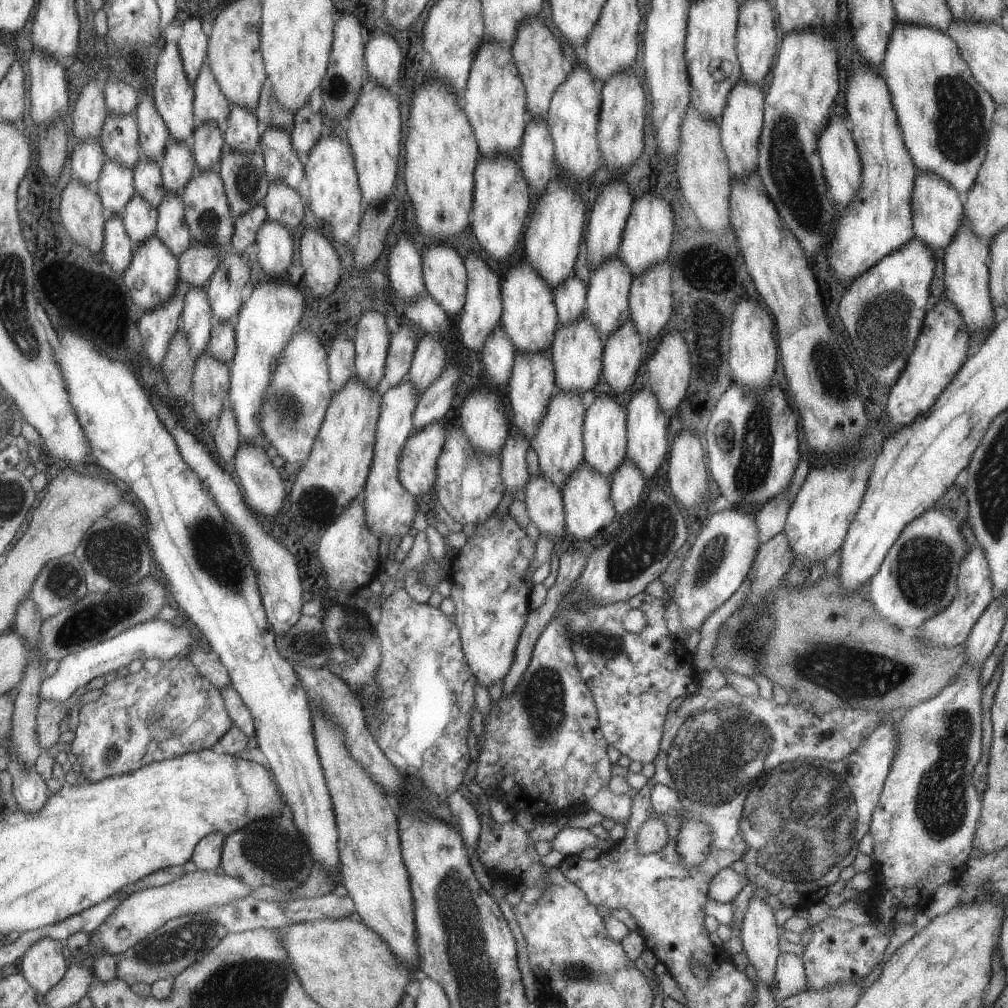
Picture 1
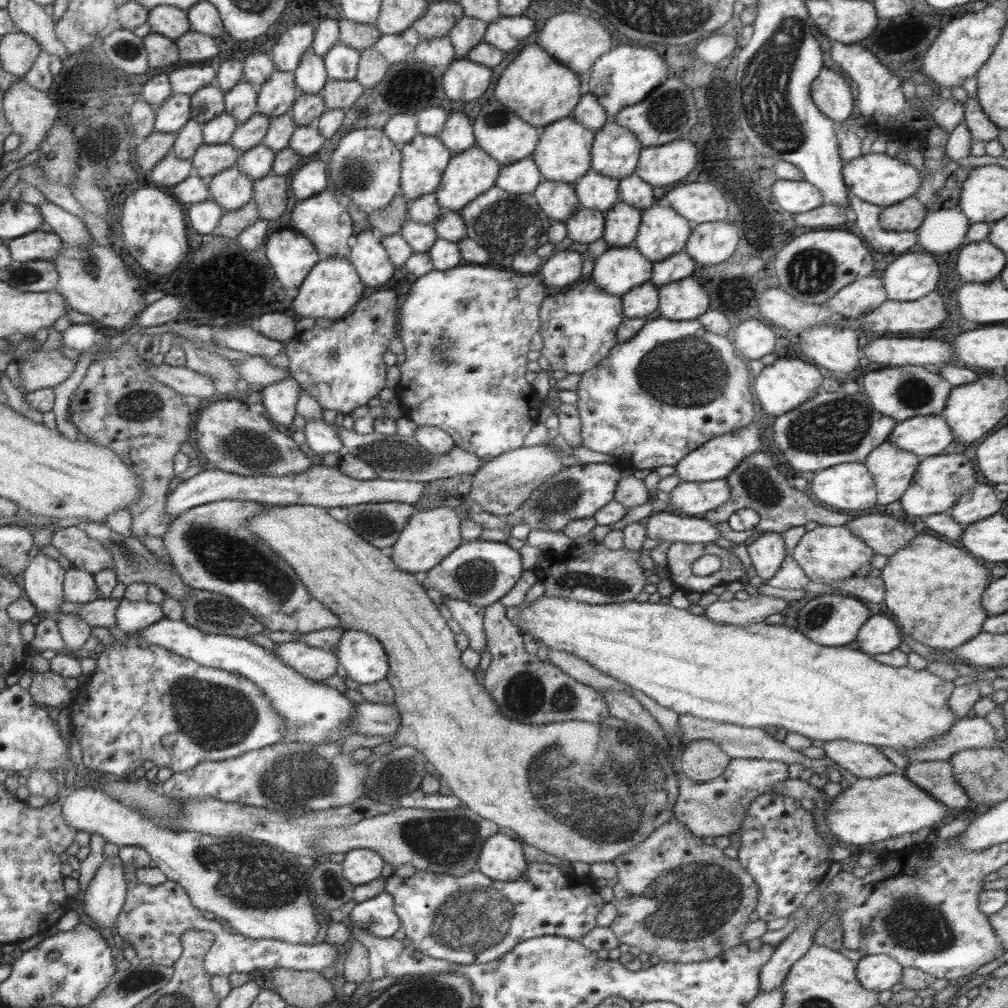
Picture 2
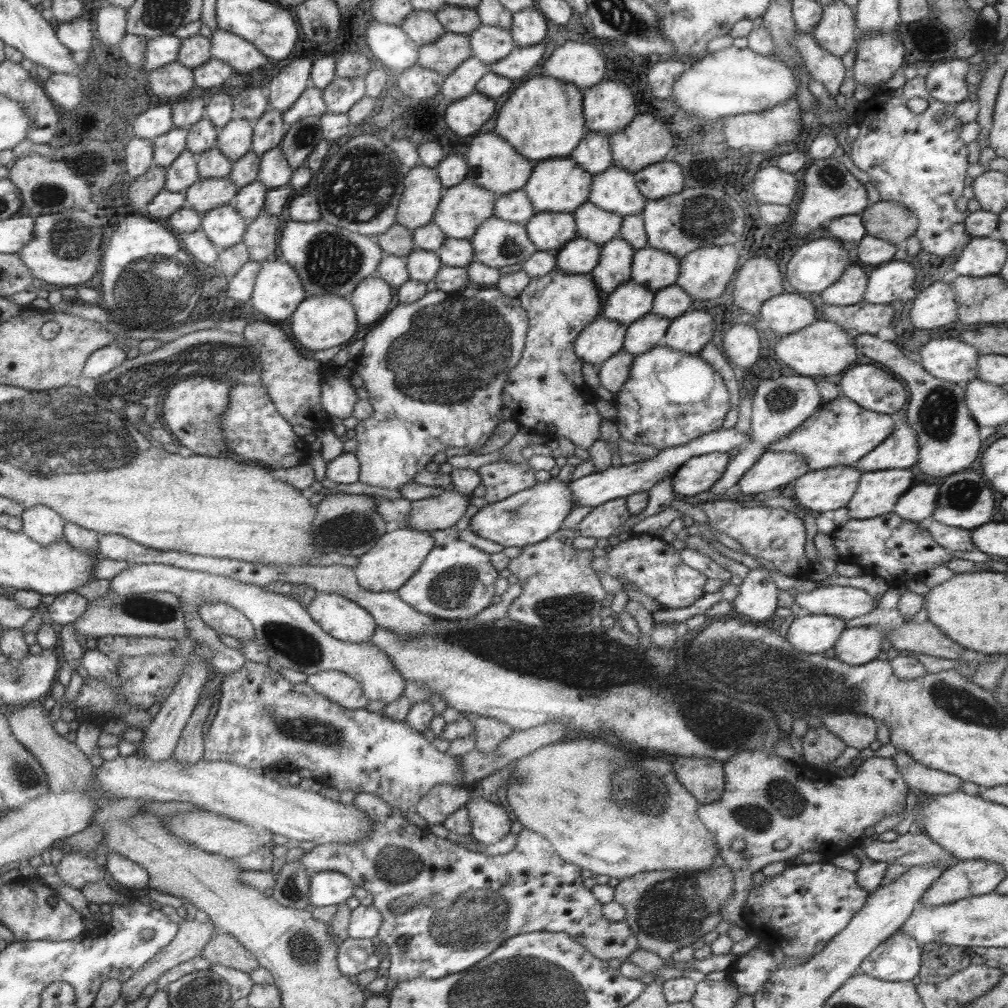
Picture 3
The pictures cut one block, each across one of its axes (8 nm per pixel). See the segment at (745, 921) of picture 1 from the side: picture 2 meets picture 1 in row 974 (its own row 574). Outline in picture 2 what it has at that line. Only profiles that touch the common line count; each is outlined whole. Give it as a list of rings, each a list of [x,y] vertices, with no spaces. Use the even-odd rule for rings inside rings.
[[[763,531],[746,546],[746,551],[751,559],[750,566],[753,566],[763,582],[775,574],[787,555],[781,534],[773,531]]]

